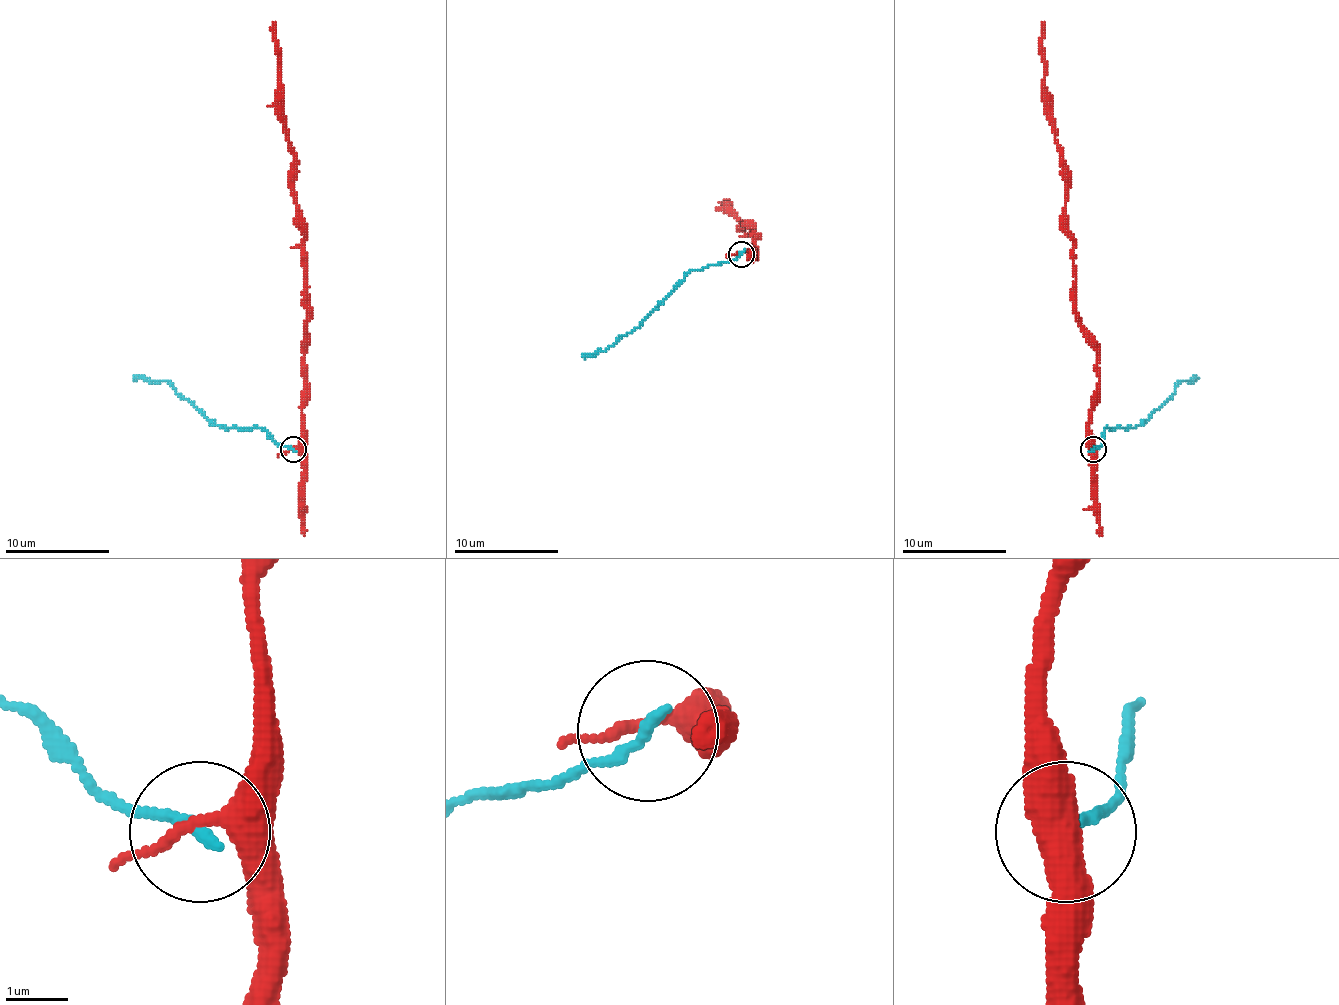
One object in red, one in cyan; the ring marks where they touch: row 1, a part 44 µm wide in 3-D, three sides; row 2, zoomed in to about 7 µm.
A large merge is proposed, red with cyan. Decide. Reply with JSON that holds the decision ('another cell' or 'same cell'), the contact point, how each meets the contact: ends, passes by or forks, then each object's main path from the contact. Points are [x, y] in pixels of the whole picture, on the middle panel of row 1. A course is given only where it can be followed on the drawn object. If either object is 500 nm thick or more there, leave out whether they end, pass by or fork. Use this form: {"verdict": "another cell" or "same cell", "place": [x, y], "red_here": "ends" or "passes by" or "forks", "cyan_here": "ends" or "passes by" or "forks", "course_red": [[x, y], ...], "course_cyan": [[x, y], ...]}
{"verdict": "another cell", "place": [741, 254], "red_here": "passes by", "cyan_here": "ends", "course_red": [[739, 254], [750, 249], [752, 260], [755, 236], [721, 202]], "course_cyan": [[742, 254], [692, 270], [663, 301], [619, 341], [582, 356]]}

